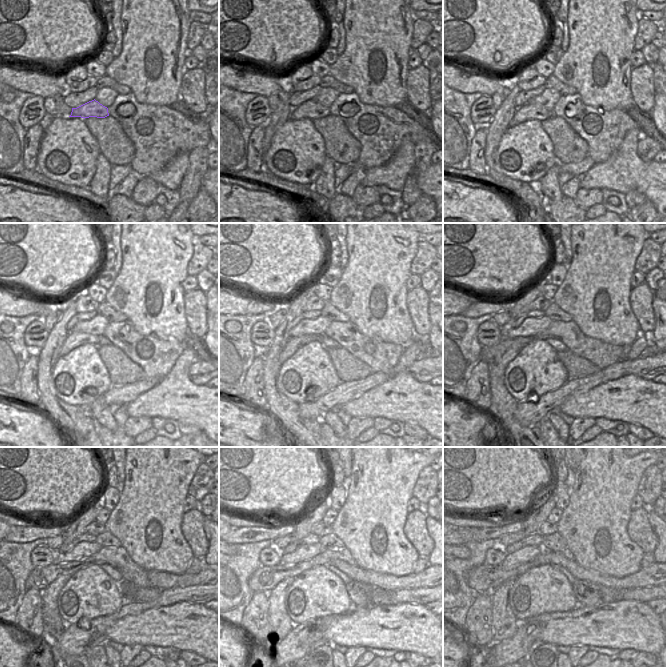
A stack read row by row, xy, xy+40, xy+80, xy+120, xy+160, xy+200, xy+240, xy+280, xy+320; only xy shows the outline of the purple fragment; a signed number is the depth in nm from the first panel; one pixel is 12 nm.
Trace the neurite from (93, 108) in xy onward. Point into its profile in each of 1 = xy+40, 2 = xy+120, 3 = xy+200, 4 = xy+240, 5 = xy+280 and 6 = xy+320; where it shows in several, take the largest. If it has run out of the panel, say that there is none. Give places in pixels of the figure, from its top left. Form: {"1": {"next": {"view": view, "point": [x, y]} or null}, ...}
{"1": {"next": {"view": "xy+40", "point": [311, 109]}}, "2": {"next": {"view": "xy+120", "point": [75, 339]}}, "3": {"next": {"view": "xy+200", "point": [507, 357]}}, "4": {"next": {"view": "xy+240", "point": [52, 622]}}, "5": {"next": {"view": "xy+280", "point": [281, 624]}}, "6": {"next": {"view": "xy+320", "point": [505, 624]}}}

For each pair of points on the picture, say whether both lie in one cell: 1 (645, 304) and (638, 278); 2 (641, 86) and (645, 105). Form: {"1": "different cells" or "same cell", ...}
{"1": "different cells", "2": "same cell"}

